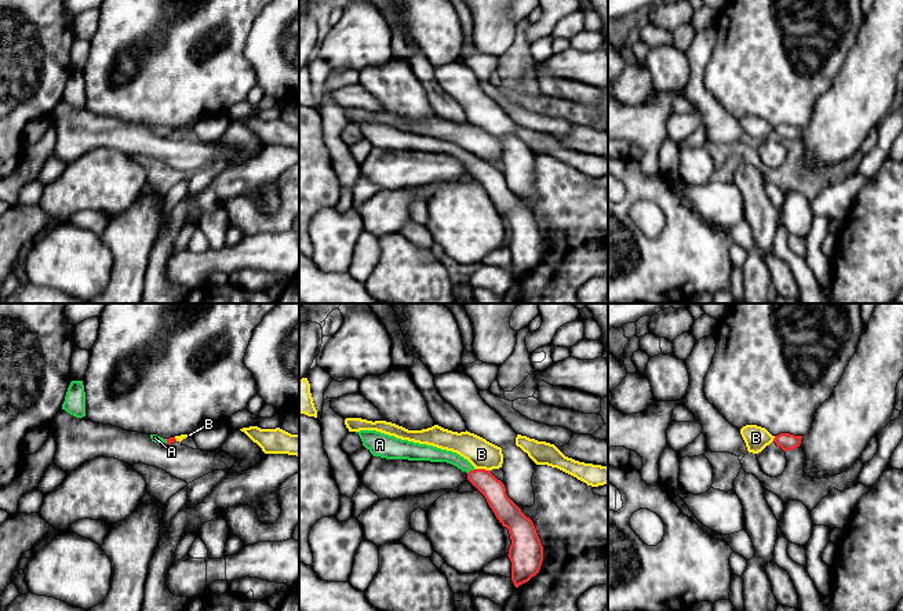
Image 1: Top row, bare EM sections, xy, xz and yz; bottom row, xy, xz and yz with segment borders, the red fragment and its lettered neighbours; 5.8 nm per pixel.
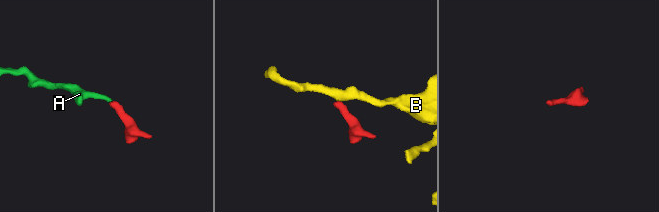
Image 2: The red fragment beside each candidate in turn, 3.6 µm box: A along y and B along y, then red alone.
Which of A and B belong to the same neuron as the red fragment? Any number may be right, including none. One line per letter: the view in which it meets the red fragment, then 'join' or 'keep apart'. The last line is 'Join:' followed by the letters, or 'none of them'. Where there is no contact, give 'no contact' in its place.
A: contact in xz; join
B: contact in xz; keep apart
Join: A

